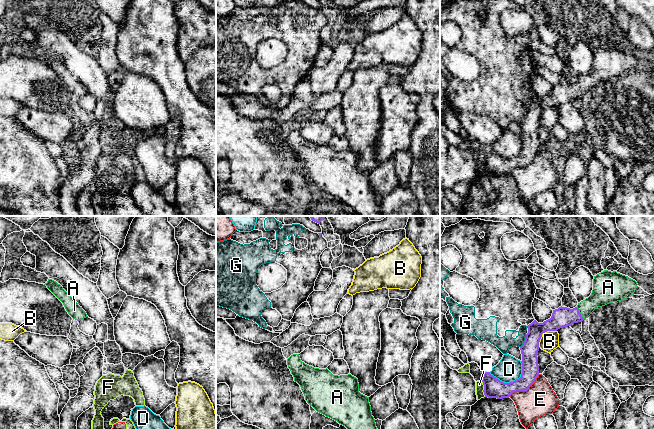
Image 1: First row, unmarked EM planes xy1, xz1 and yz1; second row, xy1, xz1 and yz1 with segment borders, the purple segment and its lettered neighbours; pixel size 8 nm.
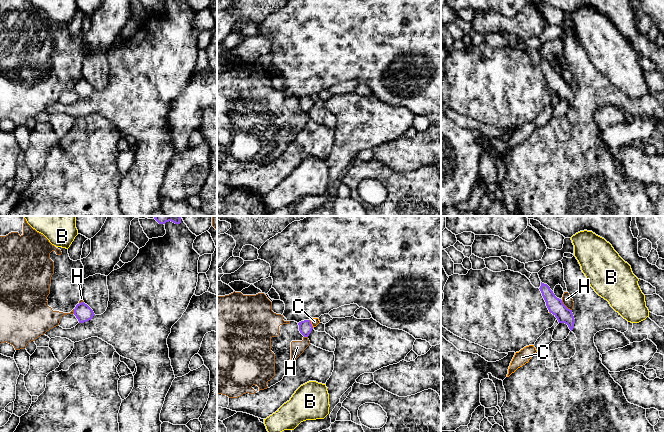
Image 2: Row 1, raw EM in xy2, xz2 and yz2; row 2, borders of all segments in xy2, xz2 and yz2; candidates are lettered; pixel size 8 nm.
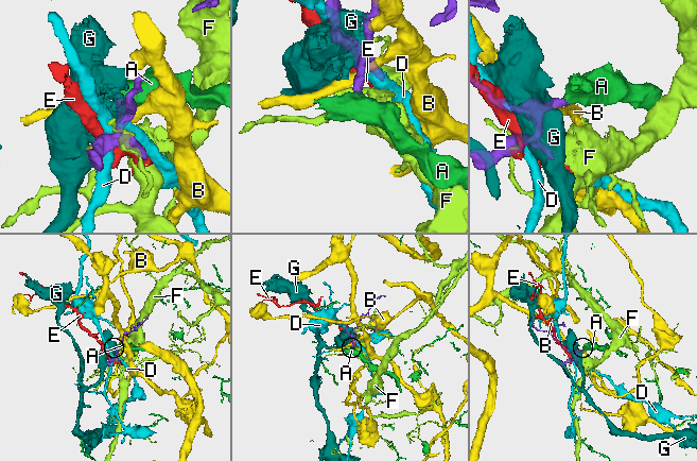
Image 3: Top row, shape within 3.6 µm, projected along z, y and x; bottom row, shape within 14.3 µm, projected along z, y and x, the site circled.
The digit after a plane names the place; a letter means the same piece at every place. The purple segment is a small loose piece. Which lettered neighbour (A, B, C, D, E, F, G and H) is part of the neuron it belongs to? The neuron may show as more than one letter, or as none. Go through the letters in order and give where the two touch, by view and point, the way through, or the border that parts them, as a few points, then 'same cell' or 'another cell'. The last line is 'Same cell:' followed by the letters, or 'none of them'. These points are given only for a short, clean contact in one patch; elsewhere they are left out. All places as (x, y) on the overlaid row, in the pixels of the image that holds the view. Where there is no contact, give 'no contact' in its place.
A: meets purple in yz1 at (579, 313); runs through yz1 (562, 317), (573, 316), (579, 313), (603, 293); same cell
B: meets purple in yz1 at (543, 332); another cell
C: meets purple in xz2 at (311, 324); another cell
D: meets purple in yz1 at (511, 382); another cell
E: meets purple in yz1 at (525, 390); another cell
F: meets purple in yz1 at (484, 388); another cell
G: meets purple in yz1 at (524, 341); another cell
H: meets purple in yz2 at (565, 306); border along yz2 (561, 300), (571, 310); another cell
Same cell: A

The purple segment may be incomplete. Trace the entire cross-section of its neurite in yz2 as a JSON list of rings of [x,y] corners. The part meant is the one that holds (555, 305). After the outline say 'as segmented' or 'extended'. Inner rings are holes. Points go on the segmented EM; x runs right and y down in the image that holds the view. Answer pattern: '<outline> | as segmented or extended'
[[[541,282],[540,291],[546,302],[546,306],[559,323],[565,323],[572,331],[574,328],[575,319],[572,310],[568,309],[561,299],[557,298],[547,284]]] | as segmented

